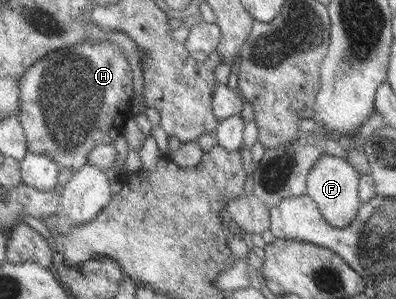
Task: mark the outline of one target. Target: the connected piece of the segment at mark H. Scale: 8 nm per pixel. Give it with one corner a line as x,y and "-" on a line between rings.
84,42
71,48
64,48
63,50
56,50
48,54
42,61
36,62
34,66
30,66
24,77
20,80
20,109
18,109
18,116
22,128
25,130
29,152
34,154
46,154
58,162
60,169
69,168
72,172
88,165
89,155
92,150
100,144
112,144
116,136
123,134
123,129
128,119
131,119
132,114
132,95
134,95
134,80
132,80
132,70
128,63
127,51
119,45
119,43
111,44
111,42

